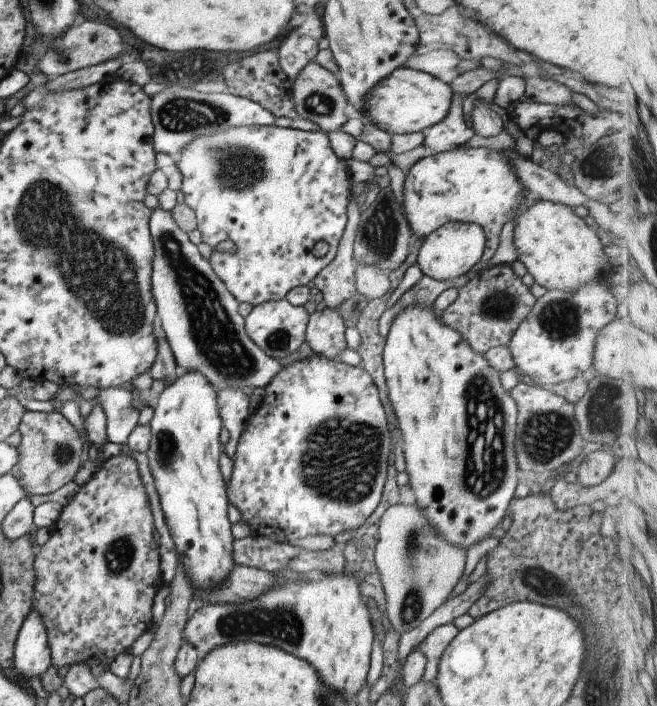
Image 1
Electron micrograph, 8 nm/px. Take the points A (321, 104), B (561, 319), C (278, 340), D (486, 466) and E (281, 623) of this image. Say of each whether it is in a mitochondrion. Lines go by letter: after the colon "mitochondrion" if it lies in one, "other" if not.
A: mitochondrion
B: mitochondrion
C: mitochondrion
D: mitochondrion
E: mitochondrion

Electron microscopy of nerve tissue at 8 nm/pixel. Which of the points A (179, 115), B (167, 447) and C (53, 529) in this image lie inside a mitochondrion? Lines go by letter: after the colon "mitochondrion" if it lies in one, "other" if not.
A: mitochondrion
B: mitochondrion
C: other

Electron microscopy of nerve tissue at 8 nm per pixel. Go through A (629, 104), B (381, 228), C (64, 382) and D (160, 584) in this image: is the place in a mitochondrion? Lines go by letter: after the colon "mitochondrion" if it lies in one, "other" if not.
A: other
B: mitochondrion
C: other
D: other

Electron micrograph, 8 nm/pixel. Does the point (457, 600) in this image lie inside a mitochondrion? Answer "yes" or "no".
no

